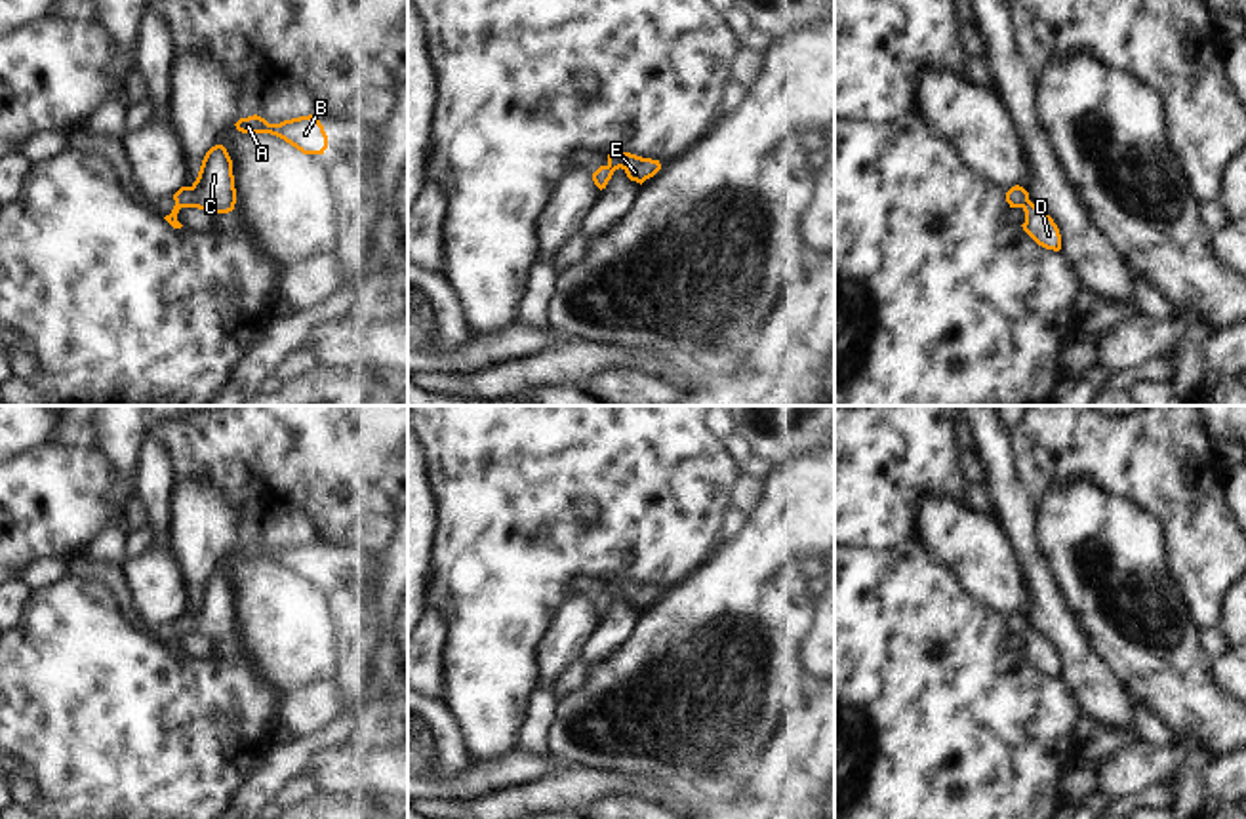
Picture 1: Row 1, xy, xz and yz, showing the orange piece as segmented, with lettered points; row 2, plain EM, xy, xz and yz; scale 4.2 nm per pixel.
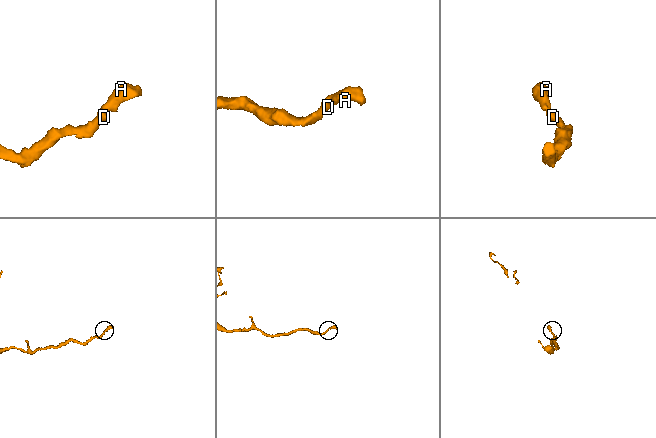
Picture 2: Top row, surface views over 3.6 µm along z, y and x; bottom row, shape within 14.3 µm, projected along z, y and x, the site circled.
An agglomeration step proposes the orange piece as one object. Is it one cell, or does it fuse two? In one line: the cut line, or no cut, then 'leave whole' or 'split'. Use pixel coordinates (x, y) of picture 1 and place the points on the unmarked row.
no cut; leave whole

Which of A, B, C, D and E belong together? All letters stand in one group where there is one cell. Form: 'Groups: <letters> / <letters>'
Groups: A B C D E.

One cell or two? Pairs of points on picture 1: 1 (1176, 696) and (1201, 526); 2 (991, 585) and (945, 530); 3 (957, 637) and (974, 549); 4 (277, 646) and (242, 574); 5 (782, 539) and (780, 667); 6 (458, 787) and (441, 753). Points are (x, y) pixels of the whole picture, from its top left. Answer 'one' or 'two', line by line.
1: two
2: one
3: two
4: one
5: one
6: two

